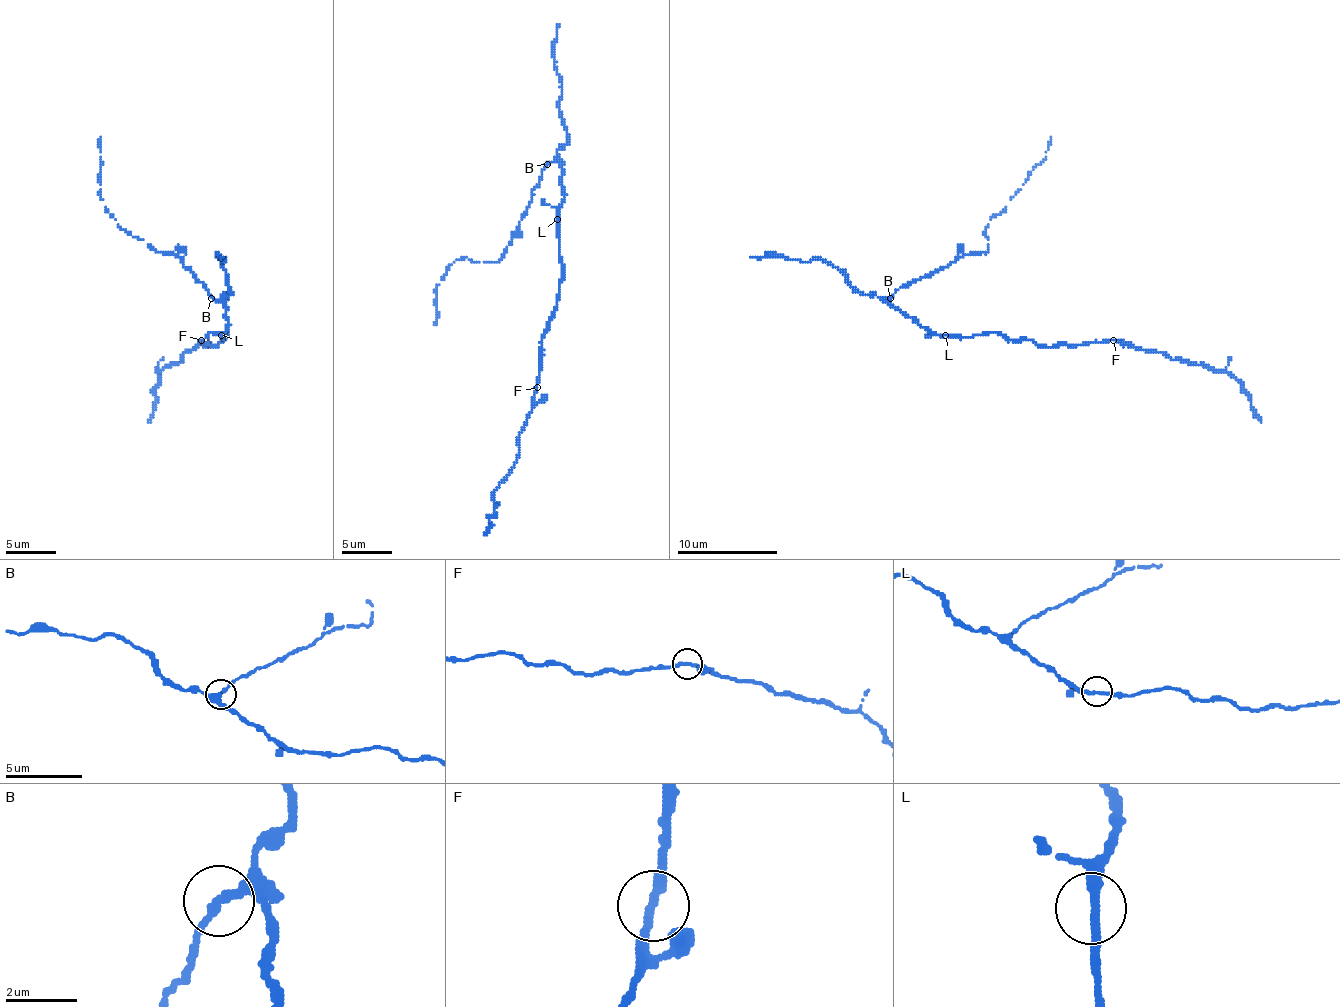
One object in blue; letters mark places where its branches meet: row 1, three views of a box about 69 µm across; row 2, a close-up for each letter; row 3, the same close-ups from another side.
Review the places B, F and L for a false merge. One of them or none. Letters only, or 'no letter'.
B

